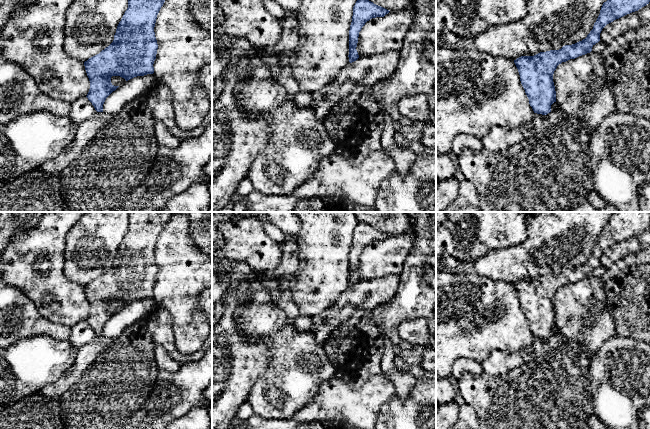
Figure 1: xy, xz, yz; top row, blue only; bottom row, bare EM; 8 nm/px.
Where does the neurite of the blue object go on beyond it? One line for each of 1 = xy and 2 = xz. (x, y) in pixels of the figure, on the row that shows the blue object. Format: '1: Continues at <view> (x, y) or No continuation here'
1: No continuation here
2: No continuation here

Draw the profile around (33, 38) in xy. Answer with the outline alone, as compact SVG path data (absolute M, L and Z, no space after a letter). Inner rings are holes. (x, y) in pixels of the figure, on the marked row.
M37 0L16 12L0 33L0 58L21 66L34 79L42 93L69 103L87 96L90 89L84 62L69 56L64 51L66 11L73 2L74 0Z

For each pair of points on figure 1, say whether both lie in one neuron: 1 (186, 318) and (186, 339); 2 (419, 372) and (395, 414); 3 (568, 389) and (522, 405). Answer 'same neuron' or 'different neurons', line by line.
1: same neuron
2: different neurons
3: same neuron

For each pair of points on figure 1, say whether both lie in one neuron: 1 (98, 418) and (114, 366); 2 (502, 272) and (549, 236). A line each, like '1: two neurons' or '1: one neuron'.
1: one neuron
2: one neuron

